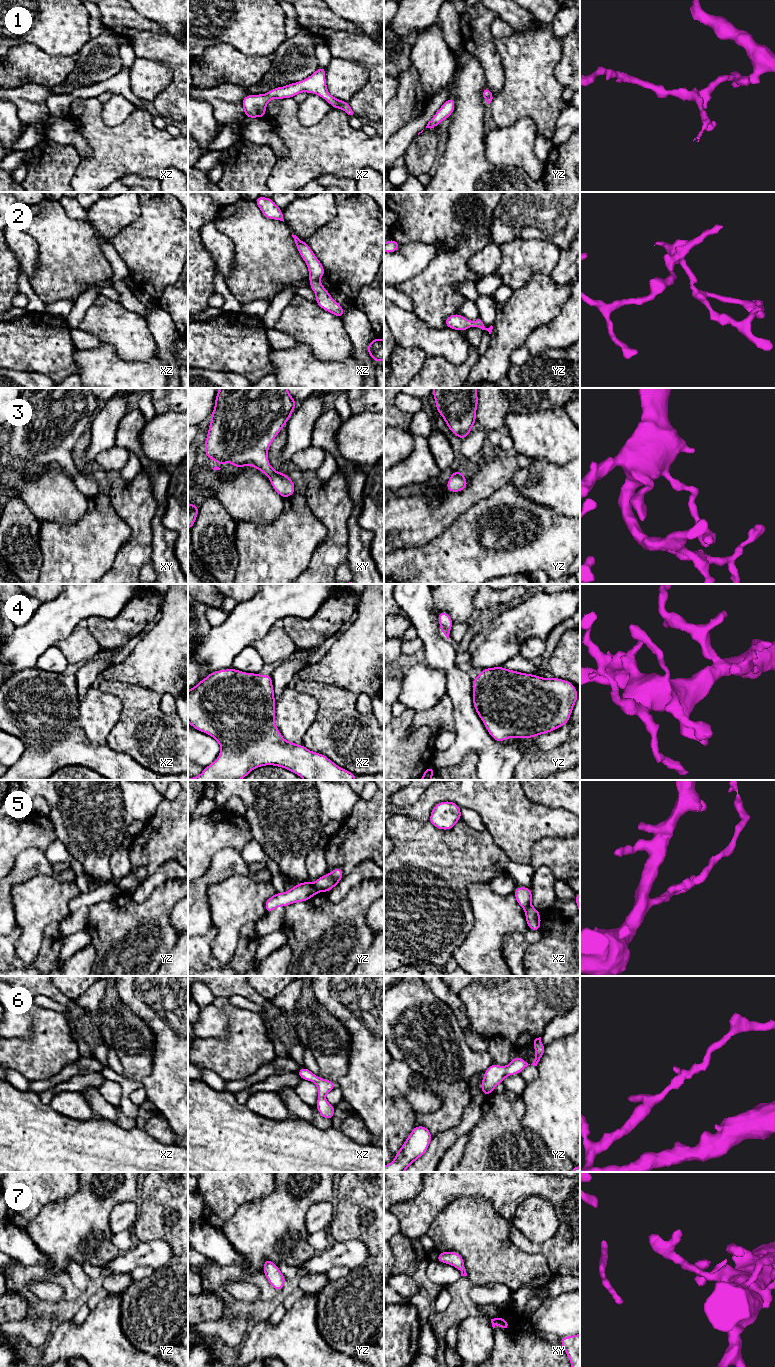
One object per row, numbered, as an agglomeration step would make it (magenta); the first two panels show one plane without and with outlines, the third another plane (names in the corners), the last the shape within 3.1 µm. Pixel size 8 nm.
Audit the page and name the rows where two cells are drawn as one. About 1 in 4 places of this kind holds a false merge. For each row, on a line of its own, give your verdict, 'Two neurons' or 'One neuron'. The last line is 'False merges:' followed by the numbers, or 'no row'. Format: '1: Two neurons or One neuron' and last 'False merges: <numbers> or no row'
1: One neuron
2: One neuron
3: One neuron
4: One neuron
5: Two neurons
6: One neuron
7: One neuron
False merges: 5

